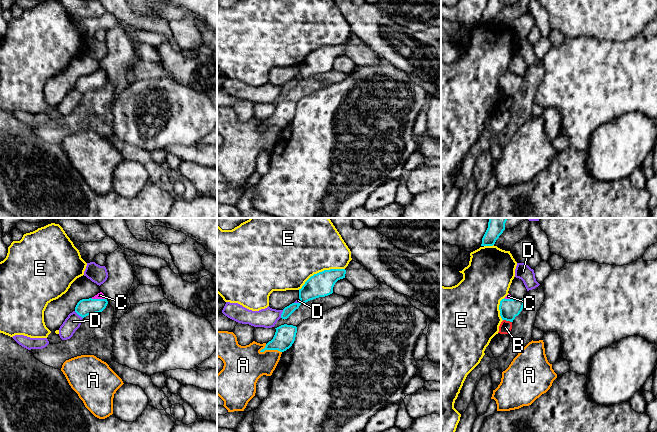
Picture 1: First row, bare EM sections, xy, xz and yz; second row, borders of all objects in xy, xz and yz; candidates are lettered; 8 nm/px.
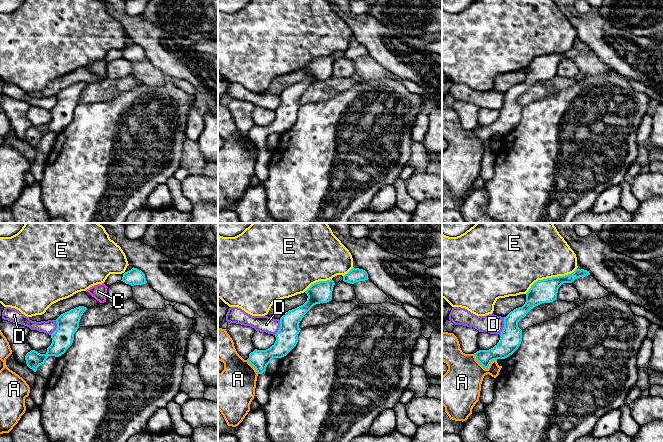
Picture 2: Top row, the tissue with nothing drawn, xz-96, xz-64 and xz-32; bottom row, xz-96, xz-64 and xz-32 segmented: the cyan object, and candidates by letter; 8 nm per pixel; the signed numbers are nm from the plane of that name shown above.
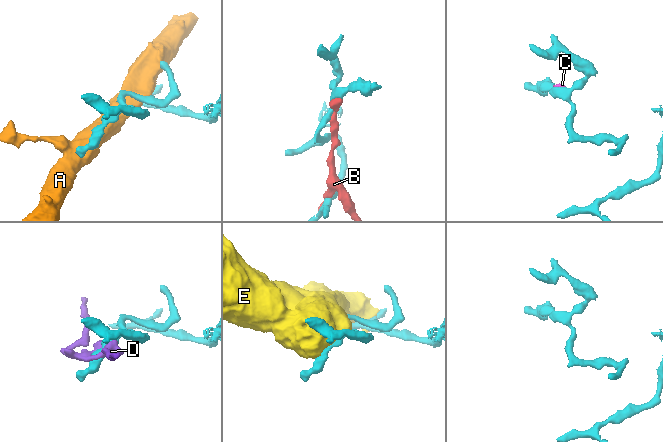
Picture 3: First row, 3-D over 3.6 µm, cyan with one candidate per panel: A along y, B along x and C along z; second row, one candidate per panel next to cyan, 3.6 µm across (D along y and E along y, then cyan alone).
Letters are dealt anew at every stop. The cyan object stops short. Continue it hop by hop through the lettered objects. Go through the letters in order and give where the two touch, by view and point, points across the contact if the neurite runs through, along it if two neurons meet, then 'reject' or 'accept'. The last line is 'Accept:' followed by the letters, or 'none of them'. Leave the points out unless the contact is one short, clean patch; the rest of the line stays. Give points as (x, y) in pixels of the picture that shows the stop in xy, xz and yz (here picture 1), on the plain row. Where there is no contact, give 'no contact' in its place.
A: xz (270, 125) | reject
B: yz (507, 96) | reject
C: xy (98, 75) | accept
D: xy (78, 90) | along xy (74, 87), (82, 94) | reject
E: xz (320, 48) | reject
Accept: C

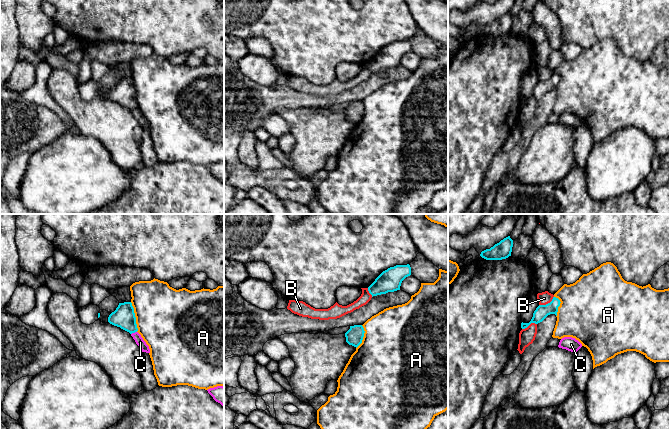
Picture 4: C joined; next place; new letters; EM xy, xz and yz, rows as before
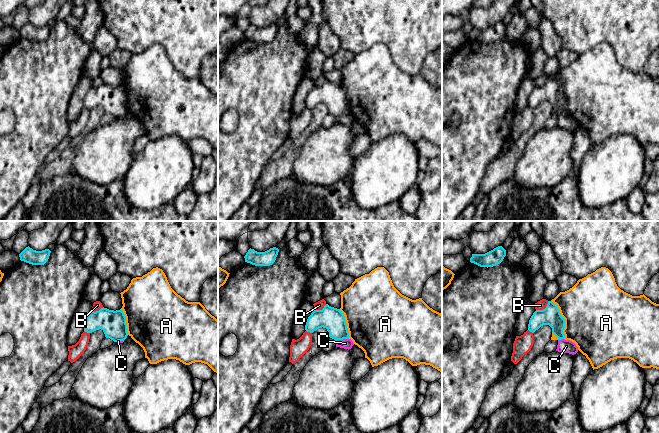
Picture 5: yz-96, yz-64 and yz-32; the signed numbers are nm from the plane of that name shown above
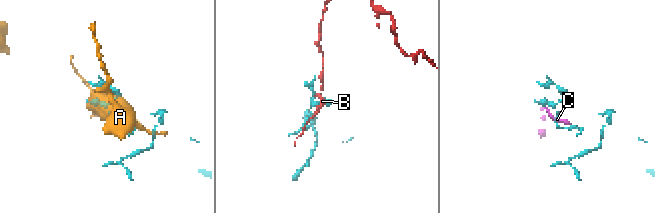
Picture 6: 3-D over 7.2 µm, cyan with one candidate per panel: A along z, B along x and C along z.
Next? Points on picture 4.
A: xy (135, 93) | reject
B: yz (548, 79) | along yz (553, 72), (549, 78), (539, 81) | reject
C: xy (133, 108) | along xy (136, 107), (131, 110) | reject
Accept: none of them

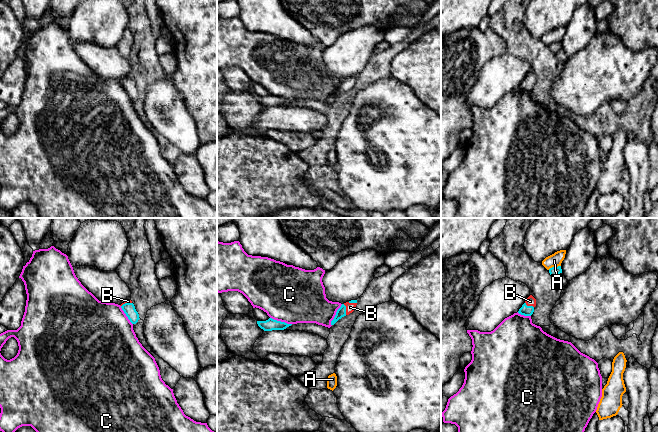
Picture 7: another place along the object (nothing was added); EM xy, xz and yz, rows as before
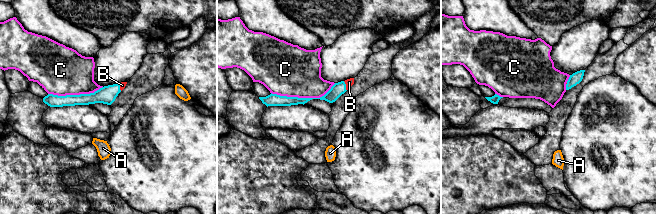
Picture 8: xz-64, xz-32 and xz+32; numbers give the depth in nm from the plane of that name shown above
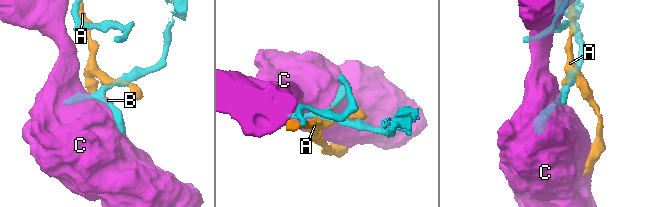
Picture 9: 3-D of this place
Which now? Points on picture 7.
A: yz (554, 43) | reject
B: xz (345, 85) | across xz (341, 88), (345, 85), (350, 83) | accept
C: xz (280, 97) | reject
Accept: B

